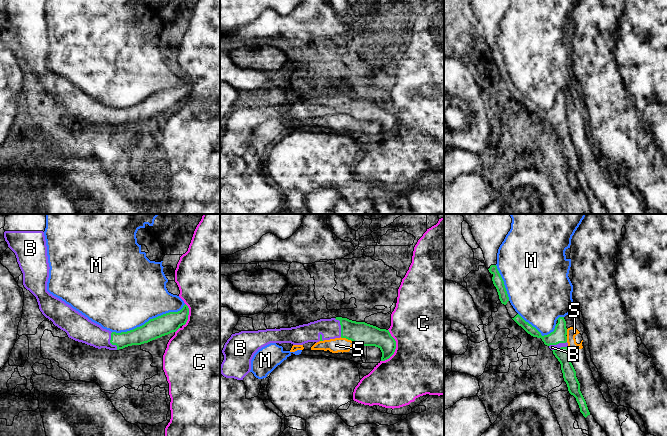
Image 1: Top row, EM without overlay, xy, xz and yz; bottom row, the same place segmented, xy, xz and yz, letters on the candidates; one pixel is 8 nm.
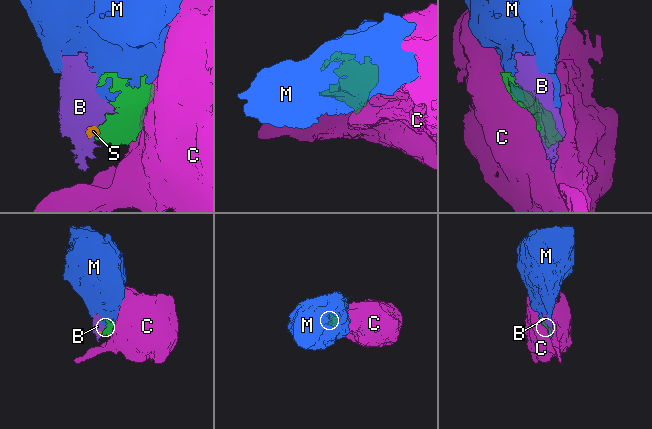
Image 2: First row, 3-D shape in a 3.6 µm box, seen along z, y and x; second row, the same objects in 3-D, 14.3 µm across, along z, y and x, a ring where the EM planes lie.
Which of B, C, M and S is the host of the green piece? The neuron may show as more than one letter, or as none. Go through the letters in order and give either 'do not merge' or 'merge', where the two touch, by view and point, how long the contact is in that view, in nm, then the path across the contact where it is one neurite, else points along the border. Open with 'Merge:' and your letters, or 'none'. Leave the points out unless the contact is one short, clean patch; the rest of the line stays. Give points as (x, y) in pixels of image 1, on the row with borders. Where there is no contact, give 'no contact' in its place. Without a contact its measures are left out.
Merge: B
B: merge; contact xy (110, 342); length 150 nm
C: do not merge; contact xz (395, 347); length 280 nm
M: do not merge; contact xy (149, 320); length 650 nm
S: do not merge; contact xz (349, 339); length 170 nm

